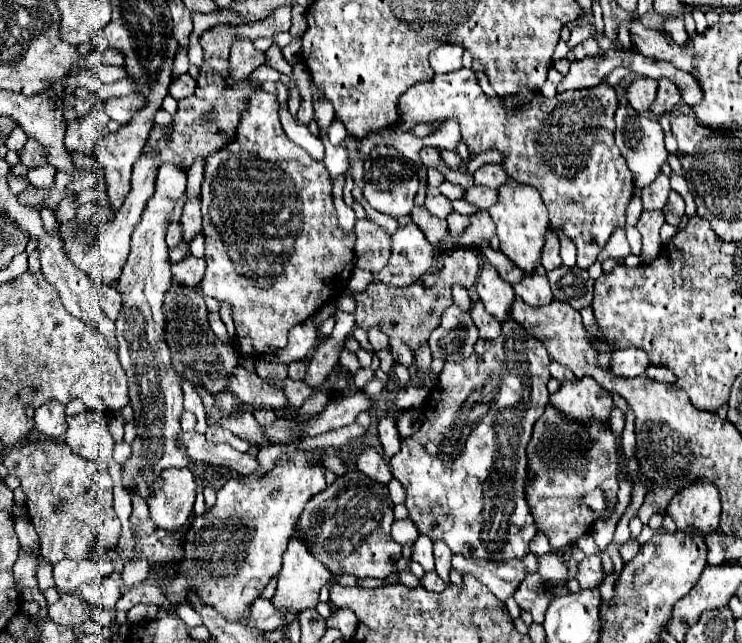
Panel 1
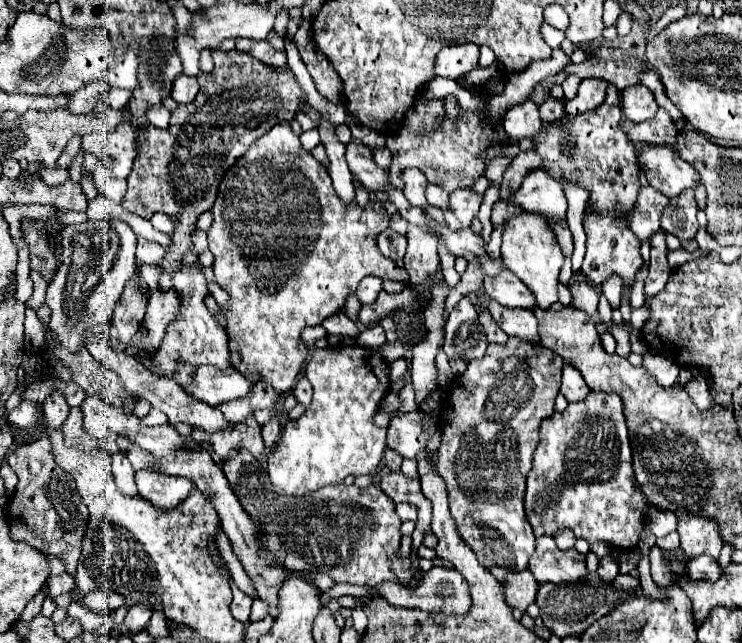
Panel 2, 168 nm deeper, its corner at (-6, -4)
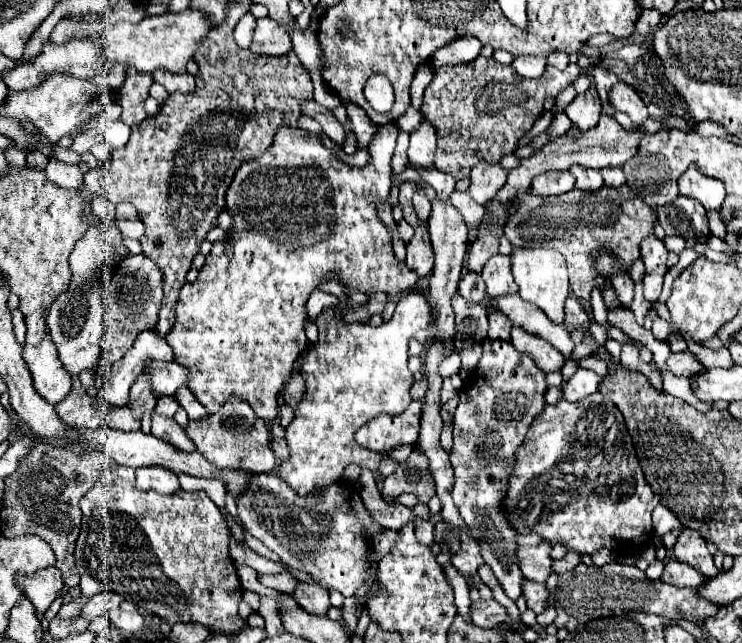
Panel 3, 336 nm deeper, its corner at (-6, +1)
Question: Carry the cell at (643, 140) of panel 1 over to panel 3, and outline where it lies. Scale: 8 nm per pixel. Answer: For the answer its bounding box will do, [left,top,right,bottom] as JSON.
[678,165,726,209]

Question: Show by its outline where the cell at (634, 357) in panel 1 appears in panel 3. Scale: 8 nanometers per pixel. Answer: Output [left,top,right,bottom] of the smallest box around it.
[666,353,702,377]

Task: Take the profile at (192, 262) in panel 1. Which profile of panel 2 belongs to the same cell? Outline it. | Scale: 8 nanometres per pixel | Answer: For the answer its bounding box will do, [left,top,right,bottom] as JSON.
[126,290,180,358]

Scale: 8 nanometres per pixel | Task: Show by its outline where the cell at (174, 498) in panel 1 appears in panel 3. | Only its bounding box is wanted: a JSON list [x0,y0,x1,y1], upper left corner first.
[136,467,180,495]

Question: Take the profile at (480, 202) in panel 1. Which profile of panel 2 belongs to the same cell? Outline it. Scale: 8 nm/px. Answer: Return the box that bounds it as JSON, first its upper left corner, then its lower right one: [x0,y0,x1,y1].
[512,170,568,220]

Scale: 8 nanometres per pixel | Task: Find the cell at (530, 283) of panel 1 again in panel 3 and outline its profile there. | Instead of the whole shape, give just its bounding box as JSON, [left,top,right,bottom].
[482,255,518,299]

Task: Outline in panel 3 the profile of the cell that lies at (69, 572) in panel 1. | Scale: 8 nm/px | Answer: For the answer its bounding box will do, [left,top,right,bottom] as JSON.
[18,567,64,611]

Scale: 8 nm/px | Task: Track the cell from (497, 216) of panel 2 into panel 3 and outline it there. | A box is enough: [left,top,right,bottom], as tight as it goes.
[504,183,658,301]

